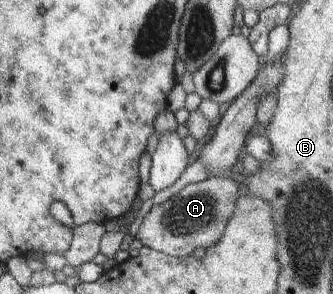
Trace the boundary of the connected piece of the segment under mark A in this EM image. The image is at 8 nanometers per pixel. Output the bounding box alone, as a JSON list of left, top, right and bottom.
[136,175,240,258]

